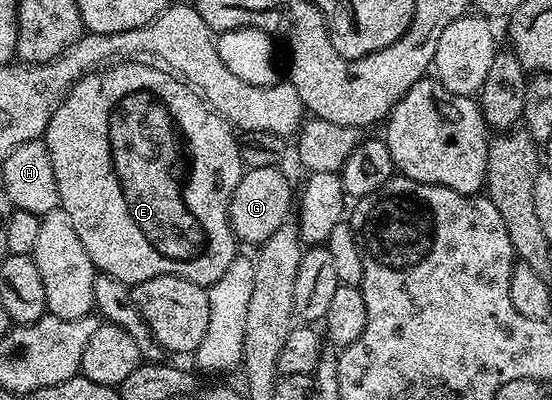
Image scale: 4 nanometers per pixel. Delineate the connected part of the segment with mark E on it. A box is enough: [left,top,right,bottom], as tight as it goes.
[44,61,242,289]

